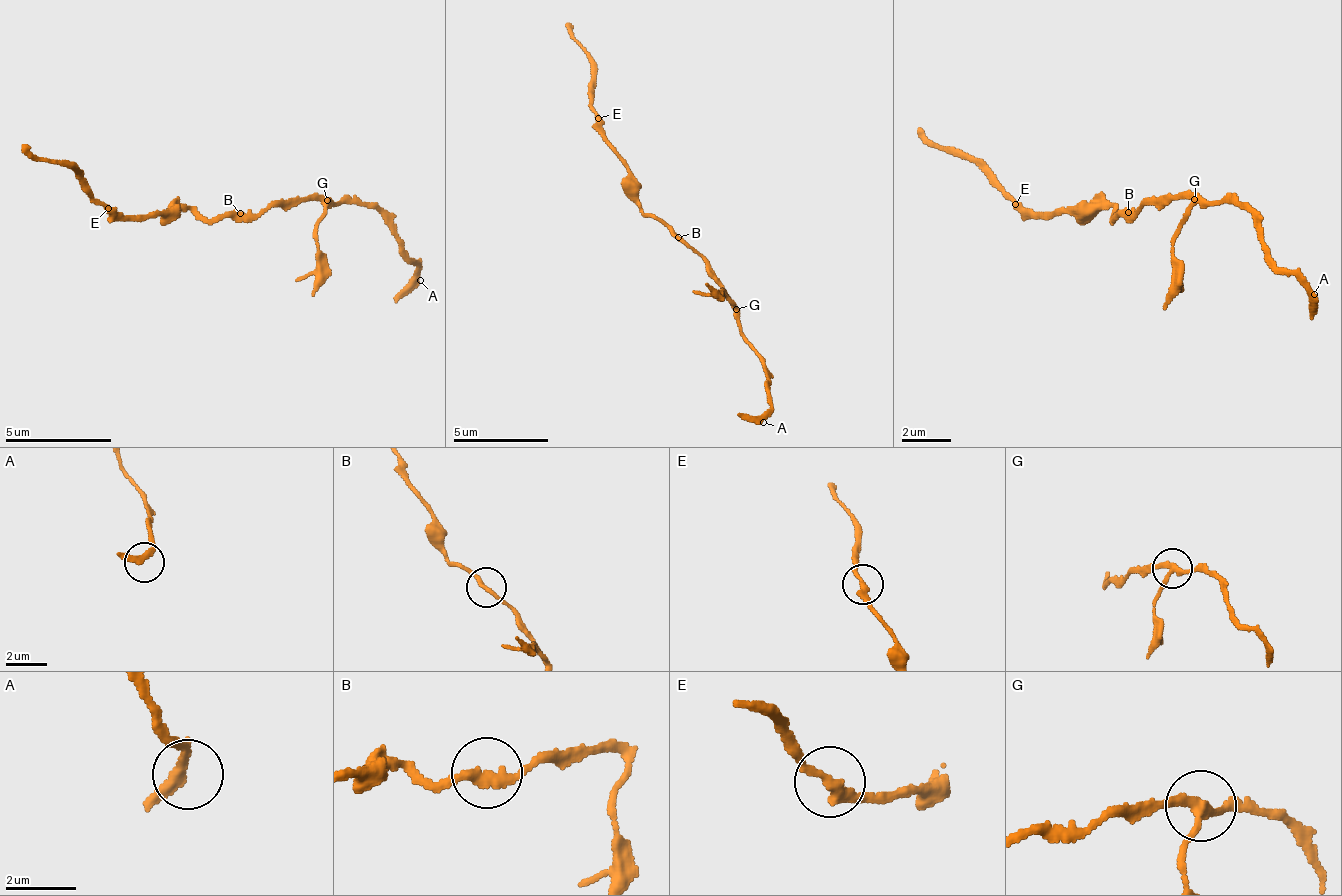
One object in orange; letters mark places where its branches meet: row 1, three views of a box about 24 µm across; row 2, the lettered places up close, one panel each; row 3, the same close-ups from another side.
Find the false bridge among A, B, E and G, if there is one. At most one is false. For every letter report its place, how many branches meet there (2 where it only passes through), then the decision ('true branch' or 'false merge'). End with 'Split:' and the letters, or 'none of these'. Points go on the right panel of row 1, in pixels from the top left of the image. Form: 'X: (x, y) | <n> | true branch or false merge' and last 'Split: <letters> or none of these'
A: (1314, 294) | 2 | true branch
B: (1128, 212) | 2 | true branch
E: (1015, 204) | 2 | true branch
G: (1194, 199) | 3 | false merge
Split: G

